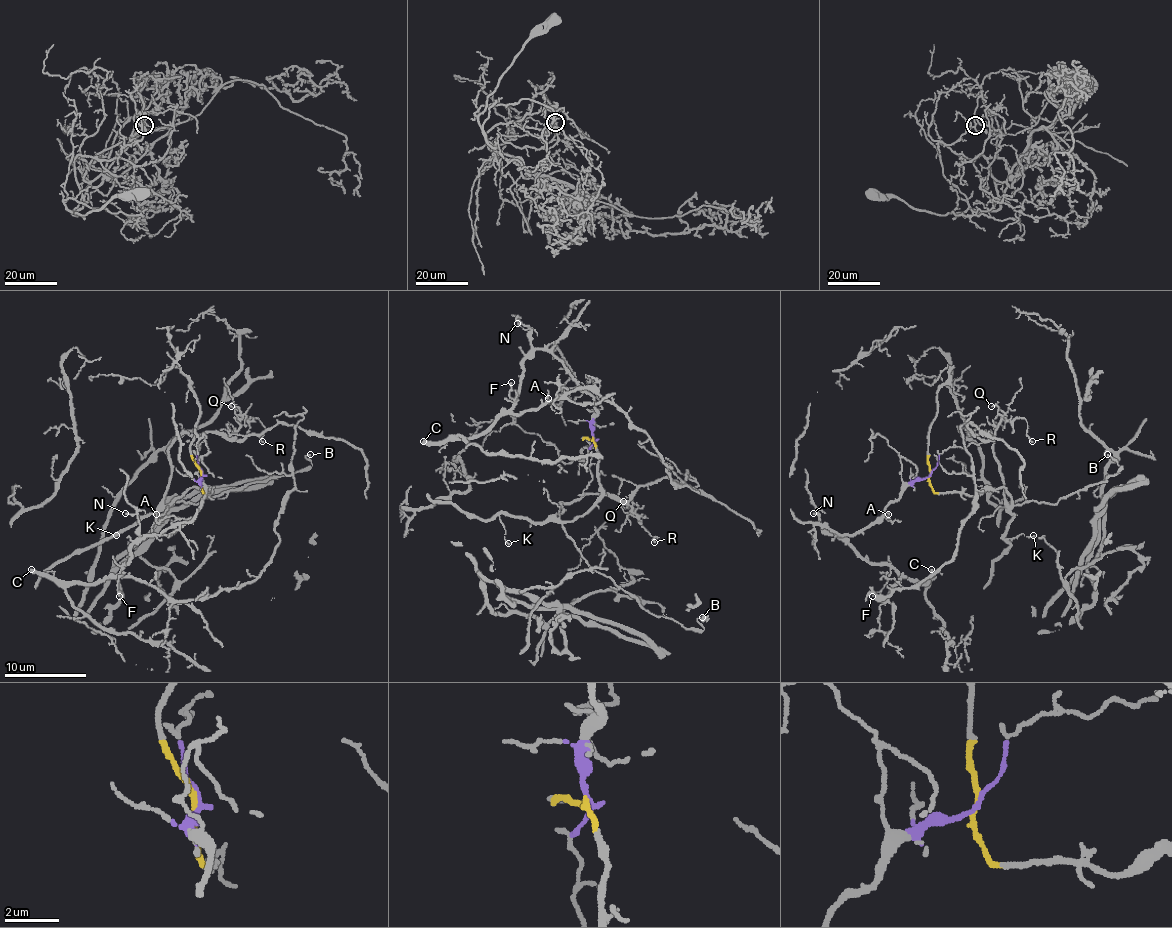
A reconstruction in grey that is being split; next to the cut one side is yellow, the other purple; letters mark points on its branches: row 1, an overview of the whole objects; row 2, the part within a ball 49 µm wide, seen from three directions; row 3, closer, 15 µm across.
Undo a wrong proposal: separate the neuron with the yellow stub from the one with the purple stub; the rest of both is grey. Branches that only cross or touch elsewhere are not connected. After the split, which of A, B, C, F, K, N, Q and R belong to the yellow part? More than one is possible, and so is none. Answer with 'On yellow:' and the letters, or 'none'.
On yellow: B, K, Q, R

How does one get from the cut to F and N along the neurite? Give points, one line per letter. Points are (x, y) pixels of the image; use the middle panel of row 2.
F: (593, 439), (595, 400), (544, 349), (535, 349), (523, 361), (515, 400), (509, 396), (511, 382)
N: (593, 439), (597, 415), (595, 400), (548, 351), (533, 347), (531, 331), (517, 322)

